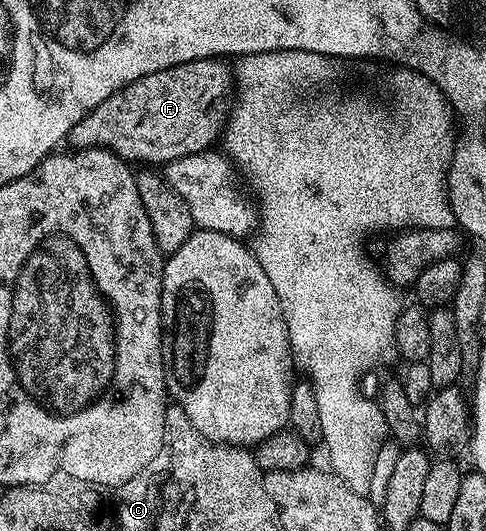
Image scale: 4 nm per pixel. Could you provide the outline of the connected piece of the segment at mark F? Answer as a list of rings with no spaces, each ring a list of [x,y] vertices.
[[[204,57],[155,71],[155,75],[143,75],[143,79],[135,79],[135,83],[115,91],[111,99],[103,99],[99,107],[83,115],[83,119],[71,127],[68,144],[71,143],[73,149],[109,149],[126,163],[145,161],[141,163],[149,167],[164,167],[175,159],[212,150],[216,146],[213,144],[216,141],[218,144],[224,134],[235,104],[235,73],[225,64],[224,60]]]

